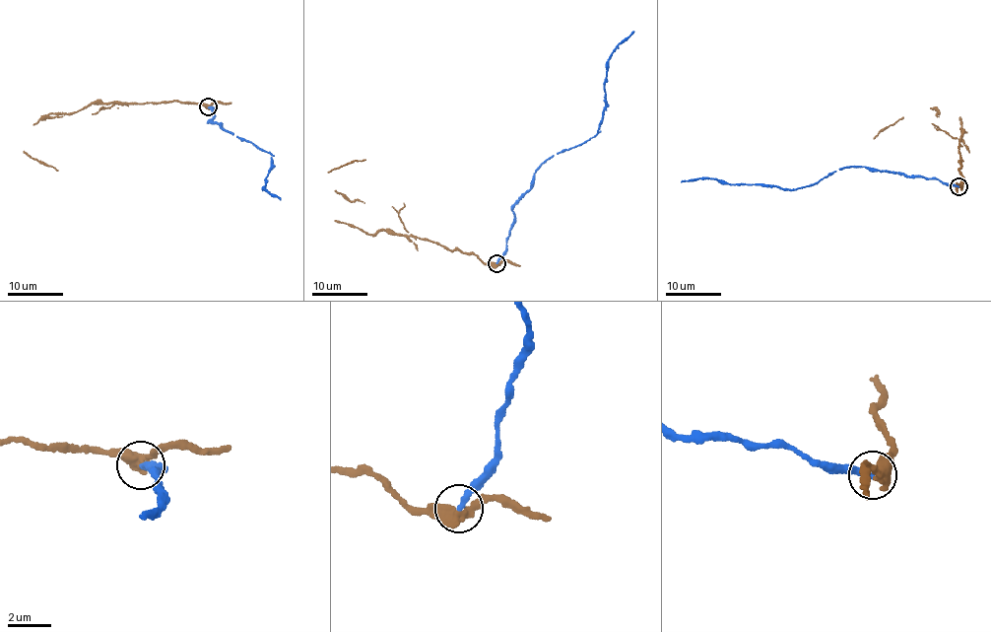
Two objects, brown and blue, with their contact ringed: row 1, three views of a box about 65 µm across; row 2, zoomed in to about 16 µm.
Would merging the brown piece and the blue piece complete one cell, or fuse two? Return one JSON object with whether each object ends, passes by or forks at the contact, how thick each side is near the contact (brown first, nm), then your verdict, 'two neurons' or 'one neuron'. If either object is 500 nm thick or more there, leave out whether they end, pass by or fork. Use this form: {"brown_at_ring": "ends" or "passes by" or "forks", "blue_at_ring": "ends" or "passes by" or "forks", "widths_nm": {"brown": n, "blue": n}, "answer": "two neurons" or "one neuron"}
{"brown_at_ring": "passes by", "blue_at_ring": "ends", "widths_nm": {"brown": 440, "blue": 280}, "answer": "two neurons"}

